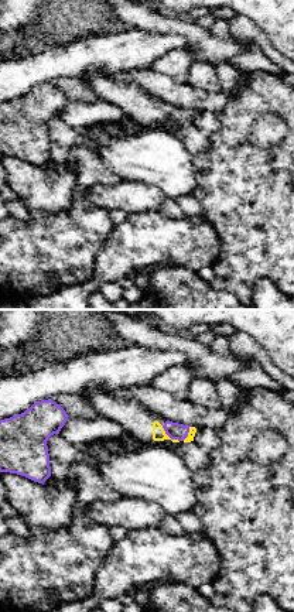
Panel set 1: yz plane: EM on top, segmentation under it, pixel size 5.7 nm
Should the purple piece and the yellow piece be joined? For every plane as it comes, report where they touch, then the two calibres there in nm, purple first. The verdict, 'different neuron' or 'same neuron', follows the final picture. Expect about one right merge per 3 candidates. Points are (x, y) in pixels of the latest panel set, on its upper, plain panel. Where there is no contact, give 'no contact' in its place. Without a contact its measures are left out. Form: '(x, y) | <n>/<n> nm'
(168, 119) | 100/80 nm

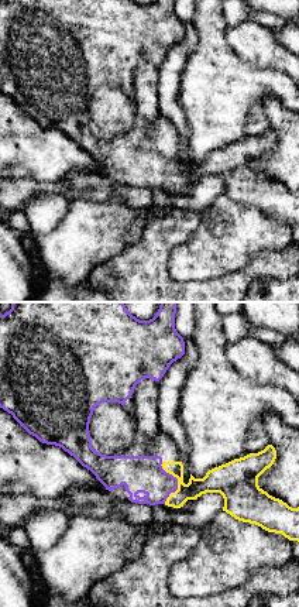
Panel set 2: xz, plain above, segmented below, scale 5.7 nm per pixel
(177, 165) | 200/150 nm

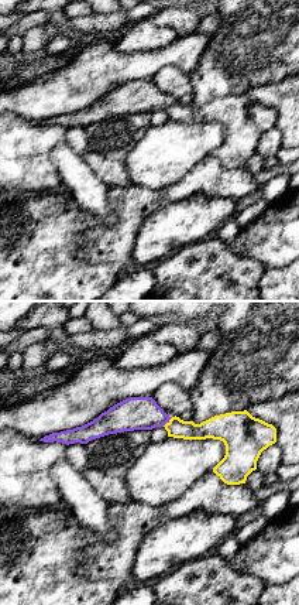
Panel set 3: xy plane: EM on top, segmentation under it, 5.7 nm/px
(167, 105) | 190/110 nm

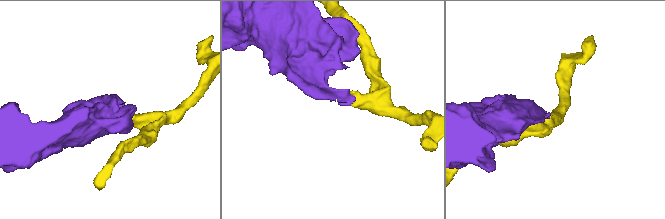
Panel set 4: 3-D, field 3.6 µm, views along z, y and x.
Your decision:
same neuron

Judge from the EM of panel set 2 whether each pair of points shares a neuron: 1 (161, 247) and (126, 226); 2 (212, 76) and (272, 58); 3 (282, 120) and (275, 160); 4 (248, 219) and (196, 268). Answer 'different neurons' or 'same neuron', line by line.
1: different neurons
2: different neurons
3: same neuron
4: same neuron

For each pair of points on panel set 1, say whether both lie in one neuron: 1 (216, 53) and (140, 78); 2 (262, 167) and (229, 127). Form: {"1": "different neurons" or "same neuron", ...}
{"1": "different neurons", "2": "same neuron"}

